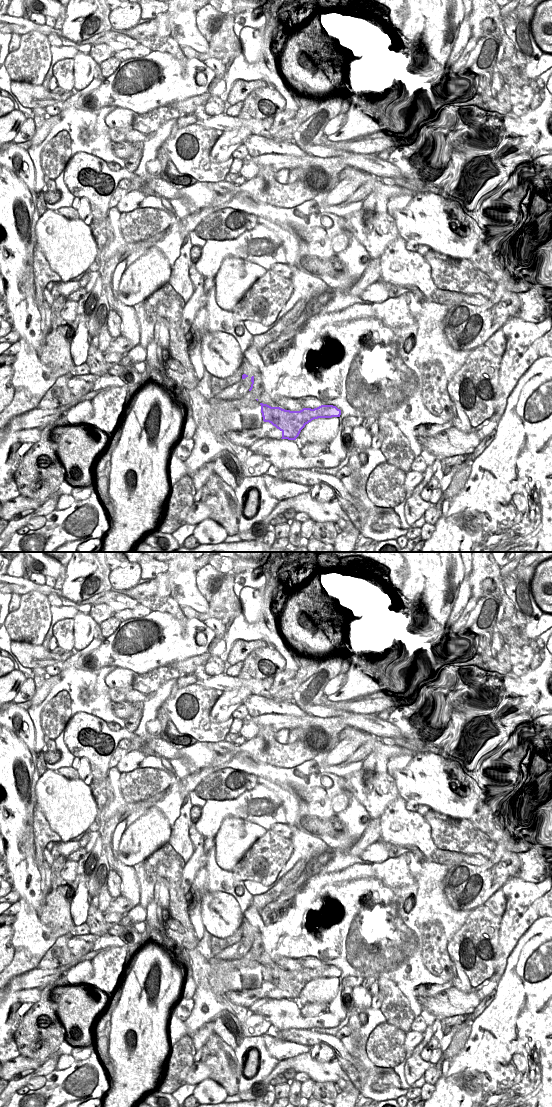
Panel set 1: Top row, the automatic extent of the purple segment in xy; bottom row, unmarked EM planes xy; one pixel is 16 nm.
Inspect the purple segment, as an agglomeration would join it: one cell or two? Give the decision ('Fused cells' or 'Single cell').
Fused cells

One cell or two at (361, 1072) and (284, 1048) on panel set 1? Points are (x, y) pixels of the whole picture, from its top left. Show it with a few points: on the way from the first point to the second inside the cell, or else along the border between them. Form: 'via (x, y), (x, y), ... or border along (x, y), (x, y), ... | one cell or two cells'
border along (283, 1039), (311, 1046) | two cells

